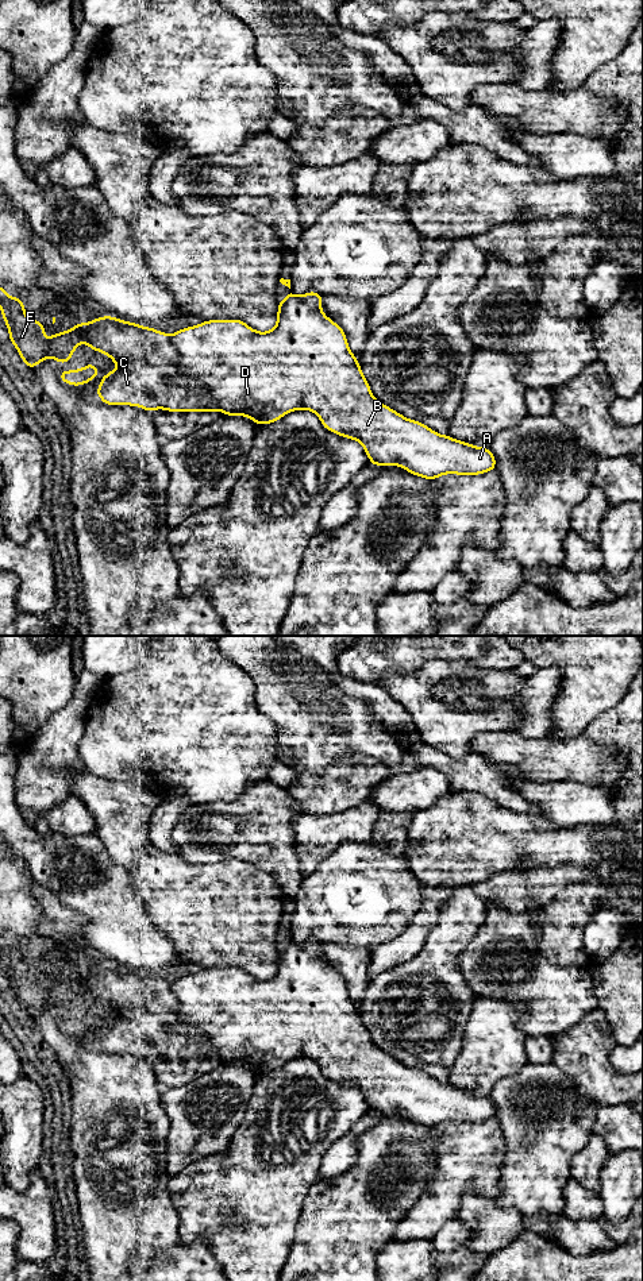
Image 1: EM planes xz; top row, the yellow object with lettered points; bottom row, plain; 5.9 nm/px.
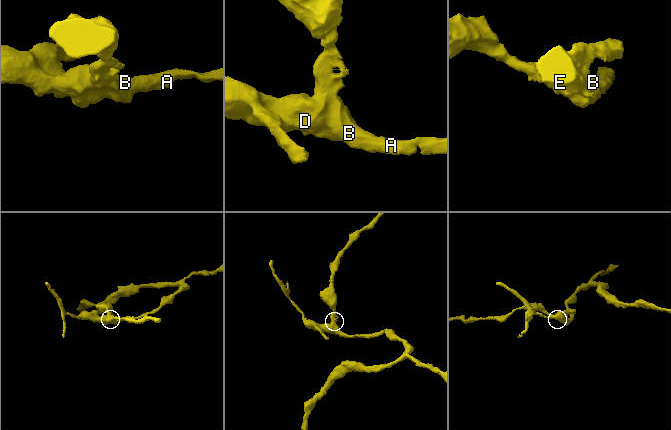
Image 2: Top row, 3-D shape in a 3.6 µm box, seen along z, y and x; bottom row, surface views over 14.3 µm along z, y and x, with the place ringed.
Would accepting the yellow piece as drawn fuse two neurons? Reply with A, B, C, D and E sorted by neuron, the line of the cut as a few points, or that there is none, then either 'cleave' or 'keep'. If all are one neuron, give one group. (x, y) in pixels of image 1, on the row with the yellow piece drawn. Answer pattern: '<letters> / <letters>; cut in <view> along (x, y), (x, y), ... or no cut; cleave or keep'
A B D / C E; cut in xz along (169, 336), (177, 354), (177, 367), (197, 378), (220, 409); cleave

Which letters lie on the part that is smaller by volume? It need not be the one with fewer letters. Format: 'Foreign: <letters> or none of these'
Foreign: C, E

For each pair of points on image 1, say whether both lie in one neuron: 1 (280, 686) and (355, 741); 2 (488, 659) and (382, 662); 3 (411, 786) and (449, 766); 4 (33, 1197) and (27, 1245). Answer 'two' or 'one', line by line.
1: one
2: one
3: two
4: one

